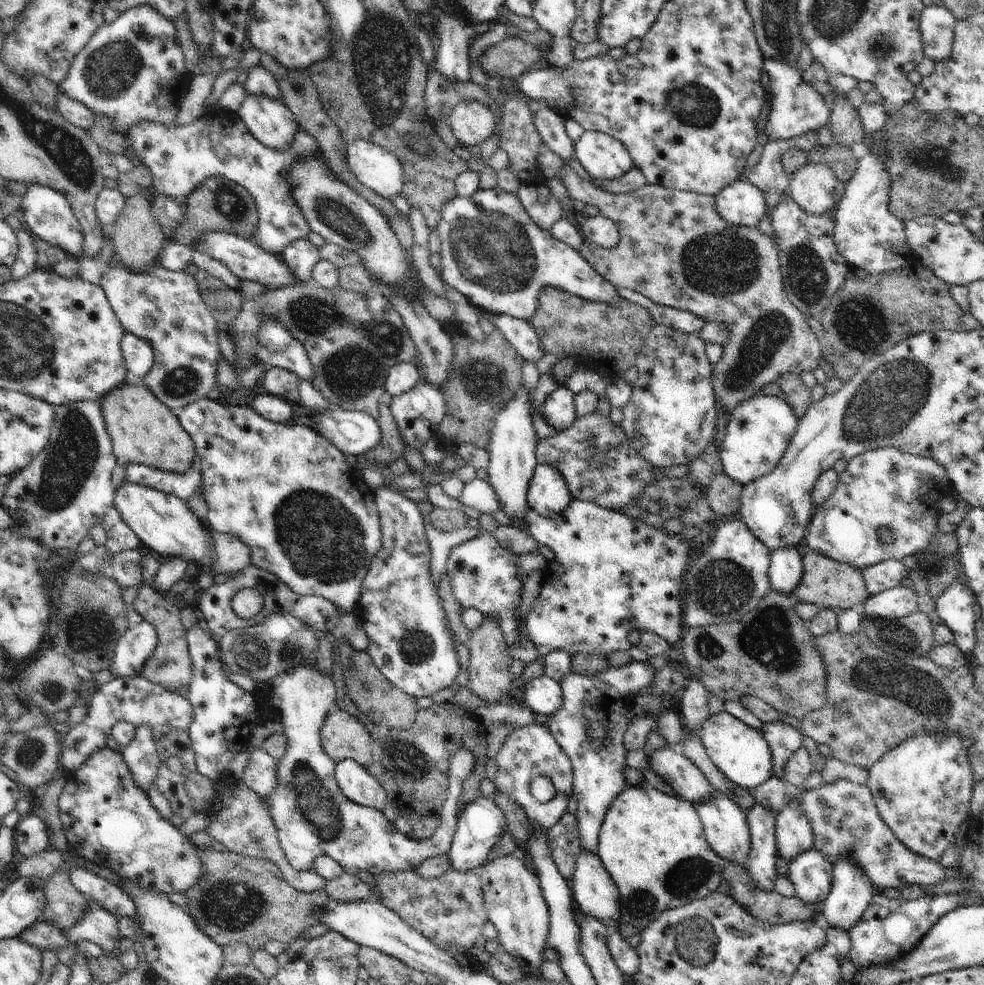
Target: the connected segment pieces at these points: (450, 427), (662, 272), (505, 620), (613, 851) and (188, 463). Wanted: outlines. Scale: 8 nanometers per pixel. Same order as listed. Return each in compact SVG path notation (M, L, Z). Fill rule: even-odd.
M498 328L487 334L484 341L475 341L465 331L449 337L454 356L444 389L439 388L447 411L436 435L447 451L454 448L454 441L460 440L488 450L497 416L520 388L524 360Z
M568 164L564 165L558 170L556 174L560 178L560 182L564 184L569 194L569 203L579 203L580 205L592 204L596 205L601 210L601 214L609 219L612 219L619 228L618 244L612 249L598 247L590 242L586 242L583 238L583 246L581 251L578 251L586 262L600 276L603 276L606 281L610 281L615 287L620 289L630 289L644 295L646 298L654 302L676 307L685 311L690 311L692 314L698 315L706 322L714 321L717 323L724 323L730 327L728 344L723 348L721 359L714 365L713 368L713 389L715 396L721 400L721 405L725 408L727 415L735 409L739 402L744 399L755 396L767 384L776 383L778 378L783 374L797 374L800 372L813 371L817 369L818 362L821 358L821 346L819 337L810 329L806 316L797 306L794 306L787 298L786 291L783 285L783 274L781 273L781 264L779 261L779 246L778 243L770 238L766 233L763 233L758 227L736 226L731 222L724 220L716 208L716 199L714 195L705 195L694 191L679 191L678 189L667 189L660 185L647 185L638 190L615 195L605 190L596 188L590 181L584 180L578 173Z
M481 528L479 533L455 546L447 559L447 573L452 583L455 599L463 608L476 608L484 617L492 617L499 622L507 645L520 642L520 633L514 616L514 607L520 606L522 582L516 578L515 556L496 540L495 534Z
M648 784L627 786L606 811L597 855L620 893L621 922L644 930L665 910L707 897L722 881L722 860L712 850L696 807Z
M125 381L122 387L116 387L99 401L103 402L103 419L113 442L118 465L148 465L179 475L191 469L197 455L193 440L182 428L174 411L160 402L144 384L128 385Z

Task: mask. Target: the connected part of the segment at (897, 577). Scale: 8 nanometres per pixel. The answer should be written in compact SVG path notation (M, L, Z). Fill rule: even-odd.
M890 559L866 567L862 572L871 596L902 584L910 570L902 561Z

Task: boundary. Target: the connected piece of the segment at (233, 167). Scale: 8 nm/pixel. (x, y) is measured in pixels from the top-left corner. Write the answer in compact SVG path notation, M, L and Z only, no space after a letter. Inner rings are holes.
M210 114L186 126L177 127L176 123L175 121L163 125L140 121L126 134L129 145L144 166L149 168L154 188L158 193L188 198L194 186L199 186L211 176L222 175L241 184L255 200L259 212L259 225L253 240L264 250L281 256L287 244L298 239L308 239L307 236L312 230L293 200L287 172L296 161L322 157L321 148L310 133L300 128L289 149L279 151L256 140L244 121L235 114Z

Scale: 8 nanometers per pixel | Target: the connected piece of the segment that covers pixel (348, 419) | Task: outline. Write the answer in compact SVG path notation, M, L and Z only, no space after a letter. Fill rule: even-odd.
M332 407L325 412L307 414L312 428L345 455L357 457L374 448L382 438L377 420L364 411L345 411Z

